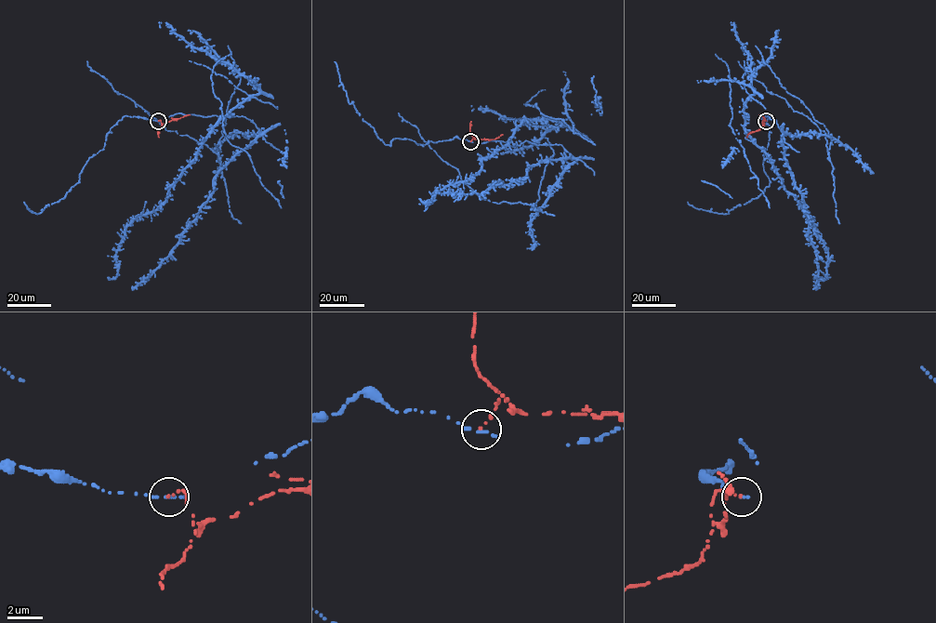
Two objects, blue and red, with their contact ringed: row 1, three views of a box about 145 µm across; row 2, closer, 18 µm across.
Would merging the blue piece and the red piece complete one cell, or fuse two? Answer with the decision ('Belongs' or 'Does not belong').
Does not belong

